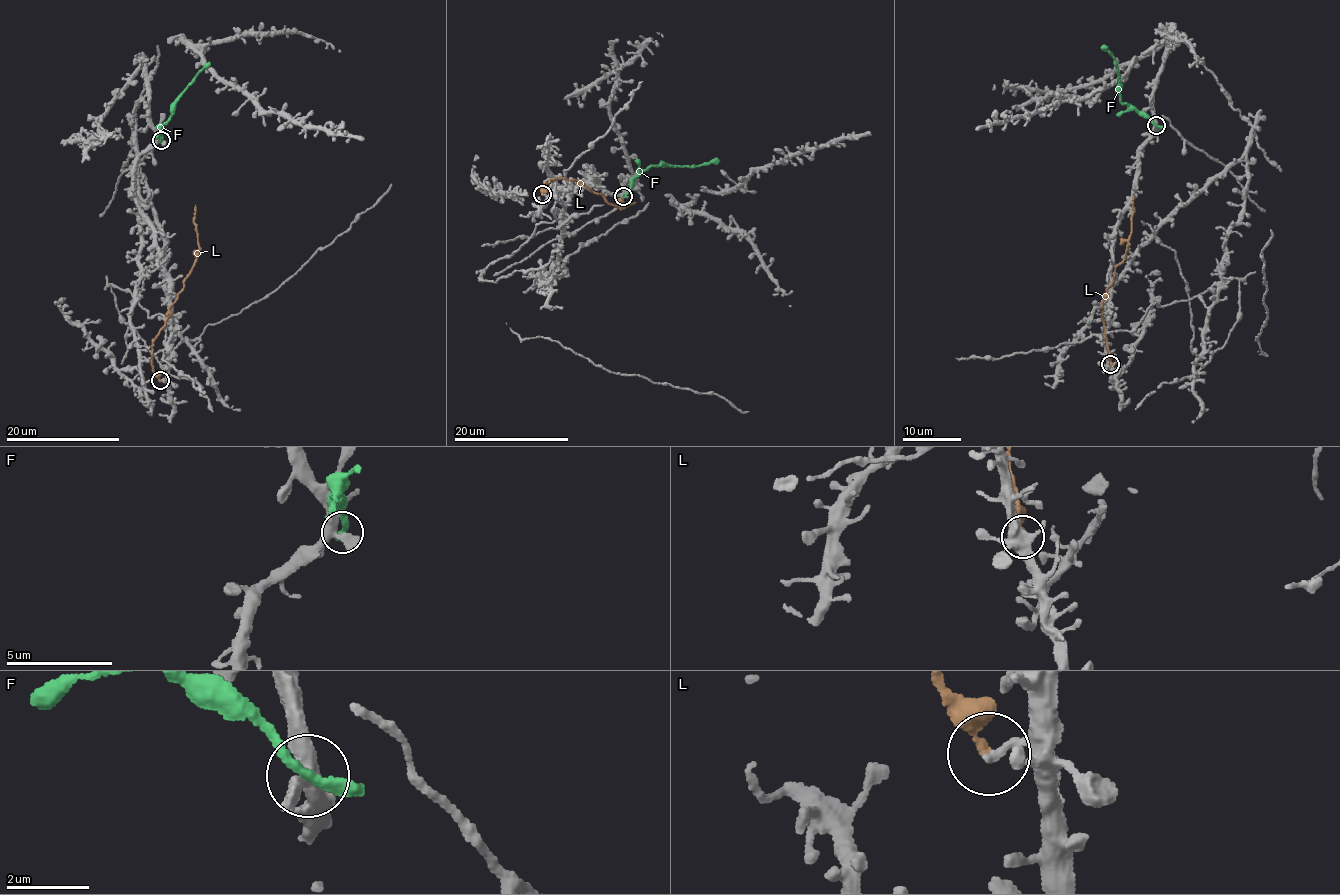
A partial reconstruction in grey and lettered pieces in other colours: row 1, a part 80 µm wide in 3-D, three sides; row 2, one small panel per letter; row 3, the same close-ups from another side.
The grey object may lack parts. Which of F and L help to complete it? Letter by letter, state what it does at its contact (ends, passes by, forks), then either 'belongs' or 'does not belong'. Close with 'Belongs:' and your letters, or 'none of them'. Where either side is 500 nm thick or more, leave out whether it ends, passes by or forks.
F: it passes by; does not belong
L: it ends; does not belong
Belongs: none of them

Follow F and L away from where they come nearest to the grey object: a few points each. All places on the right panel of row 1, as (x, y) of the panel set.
F: (1156, 126), (1122, 102), (1113, 57), (1103, 45)
L: (1110, 363), (1103, 300), (1115, 268), (1123, 259), (1131, 233), (1132, 194)

